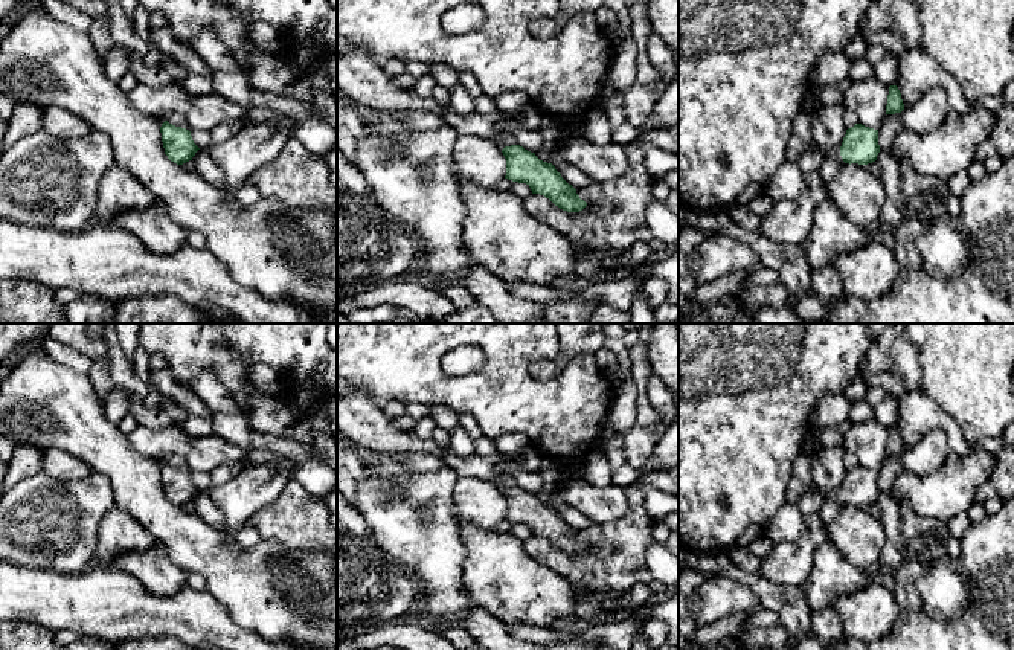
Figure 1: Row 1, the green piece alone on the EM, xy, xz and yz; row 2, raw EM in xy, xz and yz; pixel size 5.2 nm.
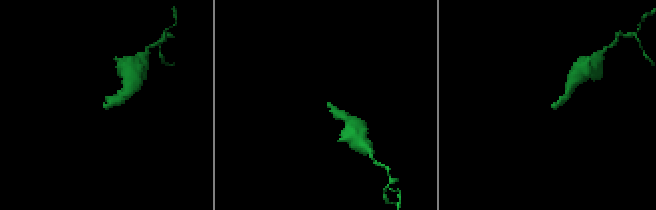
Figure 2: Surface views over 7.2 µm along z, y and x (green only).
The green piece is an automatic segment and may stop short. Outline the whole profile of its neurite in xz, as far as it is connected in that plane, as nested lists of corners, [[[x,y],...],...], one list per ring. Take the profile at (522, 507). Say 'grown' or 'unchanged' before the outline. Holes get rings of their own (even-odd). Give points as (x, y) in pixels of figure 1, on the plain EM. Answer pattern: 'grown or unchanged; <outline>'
grown; [[[349,383],[345,395],[337,398],[337,430],[345,439],[377,453],[418,450],[438,455],[457,476],[473,475],[497,484],[506,500],[505,520],[526,525],[532,536],[544,537],[563,552],[579,554],[587,548],[552,505],[514,485],[506,471],[506,462],[512,461],[512,456],[496,452],[489,456],[473,453],[470,458],[460,458],[435,439],[422,439],[413,430],[398,429],[366,391]]]

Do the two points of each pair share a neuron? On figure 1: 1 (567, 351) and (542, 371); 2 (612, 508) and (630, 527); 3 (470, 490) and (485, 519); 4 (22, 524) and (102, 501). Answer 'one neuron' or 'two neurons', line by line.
1: one neuron
2: two neurons
3: one neuron
4: one neuron

